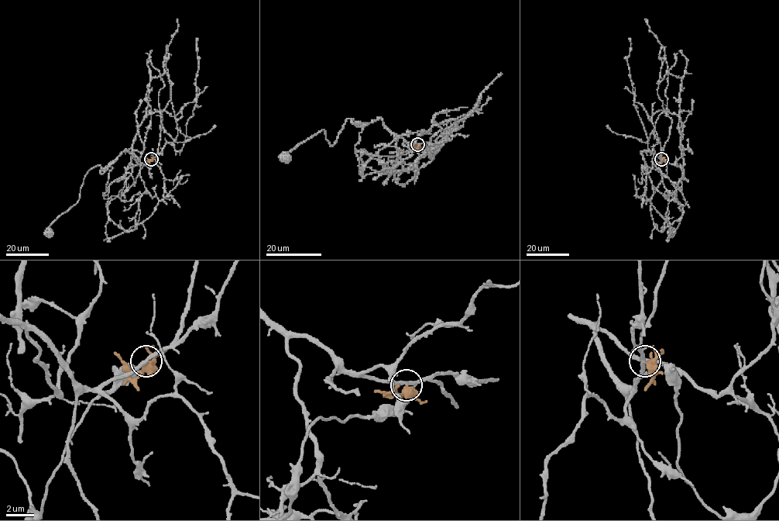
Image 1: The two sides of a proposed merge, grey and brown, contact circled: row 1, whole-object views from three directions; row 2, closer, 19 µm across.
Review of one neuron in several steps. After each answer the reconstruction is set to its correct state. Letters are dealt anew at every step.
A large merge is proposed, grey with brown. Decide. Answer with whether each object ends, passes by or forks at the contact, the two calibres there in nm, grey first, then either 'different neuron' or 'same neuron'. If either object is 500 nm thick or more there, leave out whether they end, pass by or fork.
grey forks; brown forks; calibres 220 and 320 nm; different neuron

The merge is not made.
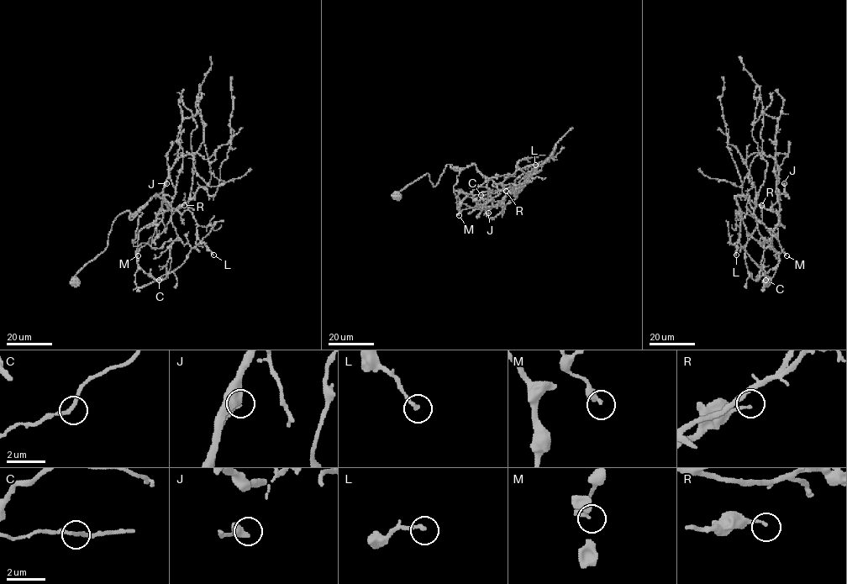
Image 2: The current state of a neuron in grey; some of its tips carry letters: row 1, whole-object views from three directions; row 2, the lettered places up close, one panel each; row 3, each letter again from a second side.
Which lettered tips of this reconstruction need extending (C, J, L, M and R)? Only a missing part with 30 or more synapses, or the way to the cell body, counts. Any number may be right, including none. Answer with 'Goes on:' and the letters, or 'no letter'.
Goes on: no letter

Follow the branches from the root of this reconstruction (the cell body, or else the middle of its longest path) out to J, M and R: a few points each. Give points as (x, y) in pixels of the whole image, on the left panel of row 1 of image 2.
J: (75, 281), (107, 246), (118, 214), (128, 211), (132, 218), (155, 196), (169, 209), (166, 183)
M: (75, 281), (126, 211), (130, 219), (142, 213), (134, 243), (155, 224), (138, 255)
R: (75, 281), (107, 246), (118, 214), (128, 211), (131, 219), (159, 196), (169, 208), (165, 229), (184, 205)

